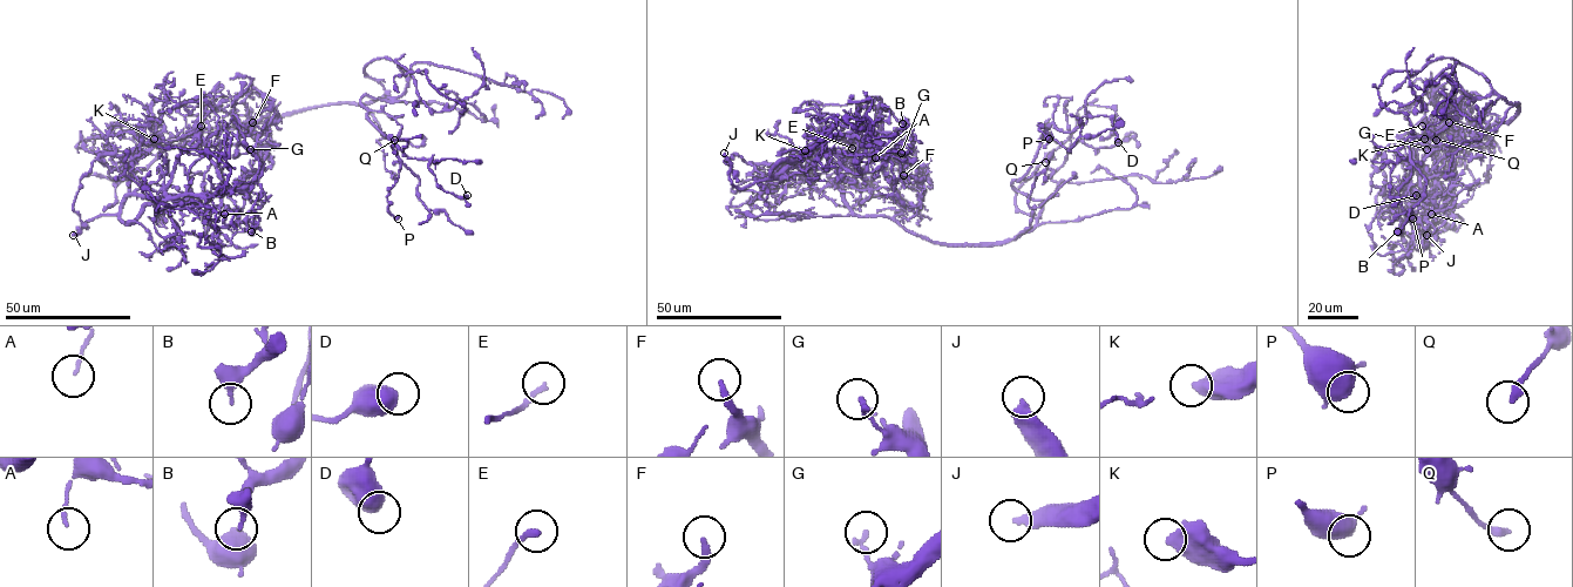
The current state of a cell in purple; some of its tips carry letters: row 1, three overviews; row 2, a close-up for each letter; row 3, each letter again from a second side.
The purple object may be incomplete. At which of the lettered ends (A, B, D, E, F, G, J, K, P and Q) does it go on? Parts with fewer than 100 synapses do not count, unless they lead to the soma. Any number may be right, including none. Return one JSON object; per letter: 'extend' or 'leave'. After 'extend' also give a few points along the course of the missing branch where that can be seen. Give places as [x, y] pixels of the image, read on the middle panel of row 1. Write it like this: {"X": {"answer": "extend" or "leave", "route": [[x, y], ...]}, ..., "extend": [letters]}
{"A": {"answer": "leave"}, "B": {"answer": "leave"}, "D": {"answer": "leave"}, "E": {"answer": "leave"}, "F": {"answer": "leave"}, "G": {"answer": "leave"}, "J": {"answer": "extend"}, "K": {"answer": "leave"}, "P": {"answer": "leave"}, "Q": {"answer": "leave"}, "extend": ["J"]}

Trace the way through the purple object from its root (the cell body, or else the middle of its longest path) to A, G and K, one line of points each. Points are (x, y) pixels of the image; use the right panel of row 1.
A: (1512, 117), (1489, 128), (1438, 132), (1432, 137), (1428, 146), (1451, 188), (1431, 209), (1431, 214)
G: (1512, 117), (1490, 127), (1486, 122), (1477, 121), (1480, 142), (1477, 146), (1426, 149)
K: (1512, 117), (1489, 128), (1438, 132), (1430, 142), (1431, 156), (1422, 149), (1424, 139)

